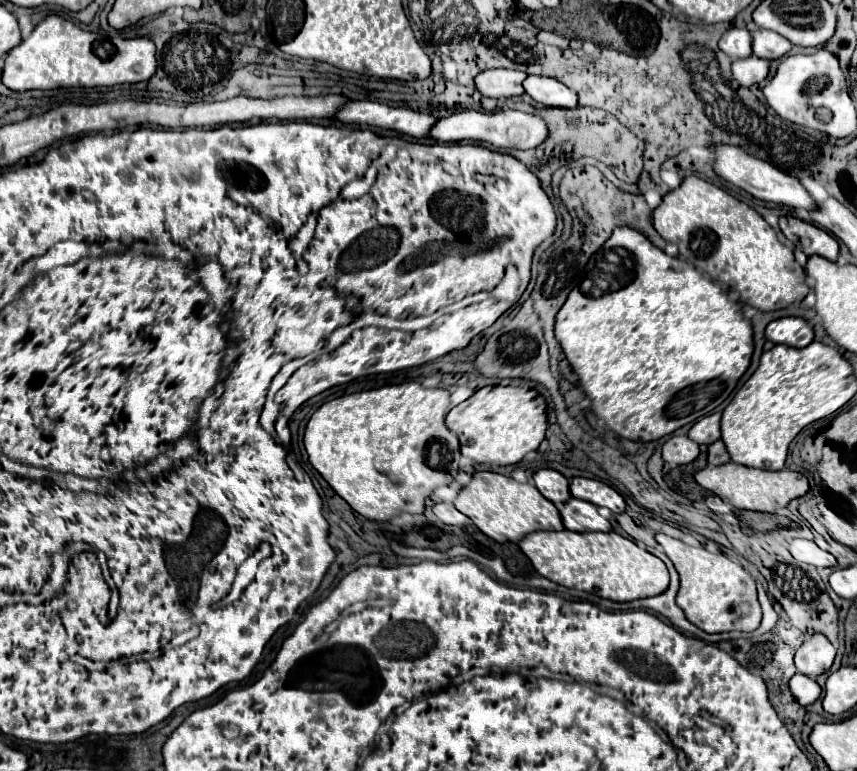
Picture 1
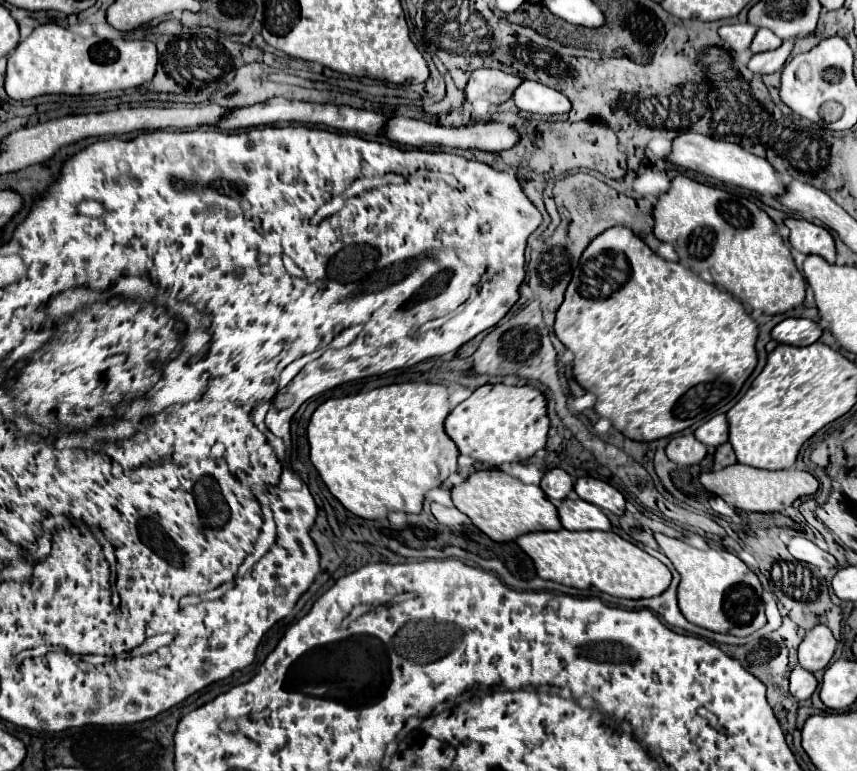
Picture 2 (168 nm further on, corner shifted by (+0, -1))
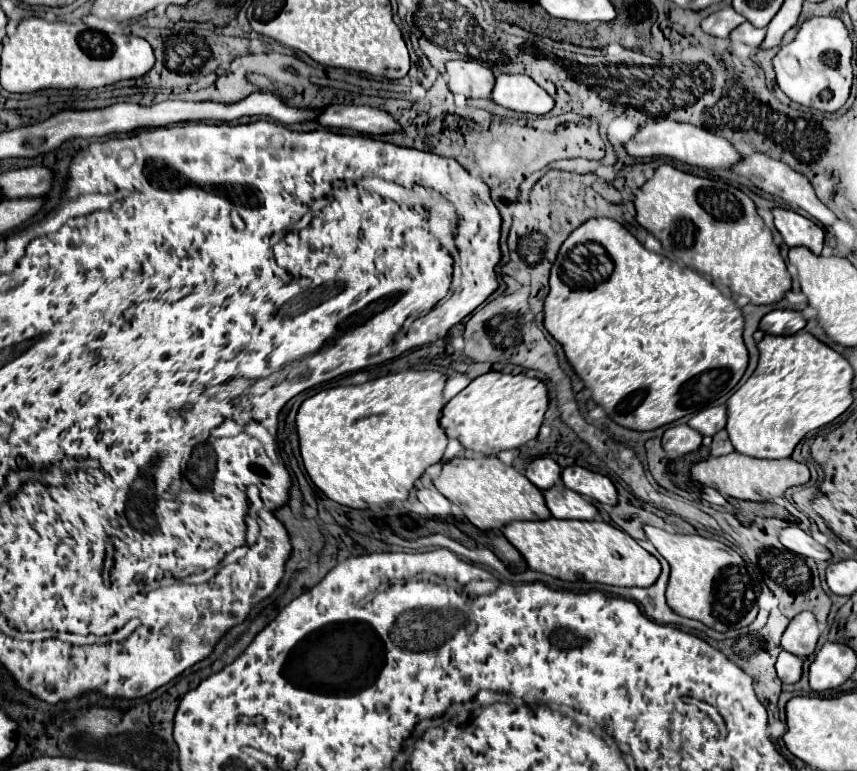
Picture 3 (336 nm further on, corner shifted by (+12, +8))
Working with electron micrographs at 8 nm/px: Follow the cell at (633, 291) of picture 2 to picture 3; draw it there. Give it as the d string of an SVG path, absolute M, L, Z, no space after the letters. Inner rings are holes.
M610 218L588 220L586 224L576 228L562 244L562 248L556 256L556 262L552 264L552 270L550 270L550 294L544 304L544 328L552 334L552 338L556 342L562 344L568 362L572 364L576 374L584 380L584 384L588 384L588 388L592 392L592 400L596 404L600 404L616 424L630 428L630 430L642 430L642 432L656 430L682 416L700 412L702 408L710 406L718 398L730 394L742 380L746 366L748 366L748 350L742 340L744 320L742 320L742 314L740 314L734 298L724 296L712 282L704 280L698 272L694 272L690 268L682 268L676 262L668 260L666 256L646 250L622 224L618 224L616 220L610 220Z

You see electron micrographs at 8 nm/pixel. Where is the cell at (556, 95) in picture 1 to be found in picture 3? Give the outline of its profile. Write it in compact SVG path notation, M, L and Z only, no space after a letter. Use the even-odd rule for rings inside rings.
M498 74L490 100L520 114L542 116L554 108L552 96L524 74Z

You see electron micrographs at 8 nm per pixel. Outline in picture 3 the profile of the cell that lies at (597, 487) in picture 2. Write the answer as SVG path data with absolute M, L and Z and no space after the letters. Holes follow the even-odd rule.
M568 466L562 470L562 482L582 494L588 496L596 502L602 504L616 504L618 502L618 492L616 486L612 484L612 480L600 472L592 472L584 466Z

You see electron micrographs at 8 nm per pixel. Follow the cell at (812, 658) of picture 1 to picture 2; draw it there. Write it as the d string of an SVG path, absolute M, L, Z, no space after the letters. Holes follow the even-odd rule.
M816 625L798 647L798 663L810 673L826 669L836 649L836 639L826 625Z

